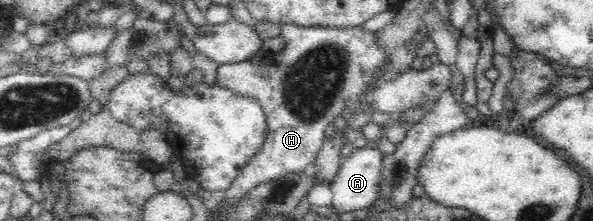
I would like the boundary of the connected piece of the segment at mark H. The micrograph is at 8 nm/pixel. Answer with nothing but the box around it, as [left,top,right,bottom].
[215,25,390,202]

